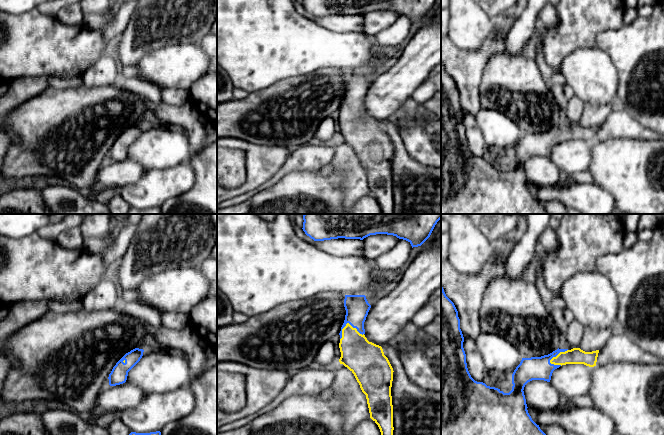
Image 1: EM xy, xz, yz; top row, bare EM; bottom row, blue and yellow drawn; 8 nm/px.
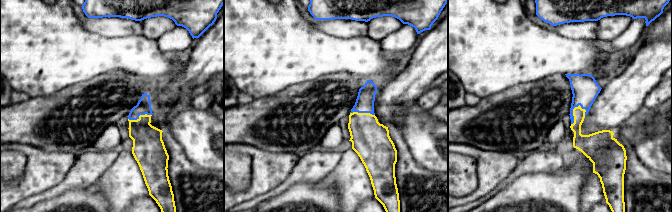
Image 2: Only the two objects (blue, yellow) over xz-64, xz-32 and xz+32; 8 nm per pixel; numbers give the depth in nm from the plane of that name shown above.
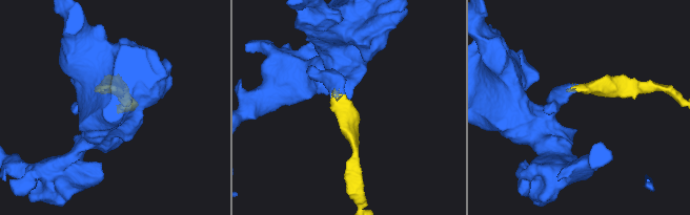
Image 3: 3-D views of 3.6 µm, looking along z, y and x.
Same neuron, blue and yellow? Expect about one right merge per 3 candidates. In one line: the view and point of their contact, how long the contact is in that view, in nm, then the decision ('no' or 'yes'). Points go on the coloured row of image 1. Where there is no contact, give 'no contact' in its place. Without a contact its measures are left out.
xz (347, 322) | 200 nm | yes

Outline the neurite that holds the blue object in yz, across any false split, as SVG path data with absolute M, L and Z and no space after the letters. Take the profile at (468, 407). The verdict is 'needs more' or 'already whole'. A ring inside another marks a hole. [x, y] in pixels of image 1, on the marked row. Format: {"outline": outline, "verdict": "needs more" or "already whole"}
{"outline": "M441 286L441 435L546 435L531 418L524 395L525 385L532 380L550 382L555 369L566 364L596 366L599 350L585 352L580 348L557 349L541 357L522 358L512 374L512 390L504 393L498 388L475 381L467 368L463 348L464 337L460 329L460 319L454 303L446 296Z", "verdict": "needs more"}

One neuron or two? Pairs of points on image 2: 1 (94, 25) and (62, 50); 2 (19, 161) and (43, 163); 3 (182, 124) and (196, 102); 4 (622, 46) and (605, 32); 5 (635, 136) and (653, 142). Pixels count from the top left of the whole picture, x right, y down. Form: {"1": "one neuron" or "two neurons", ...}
{"1": "two neurons", "2": "two neurons", "3": "two neurons", "4": "two neurons", "5": "two neurons"}

